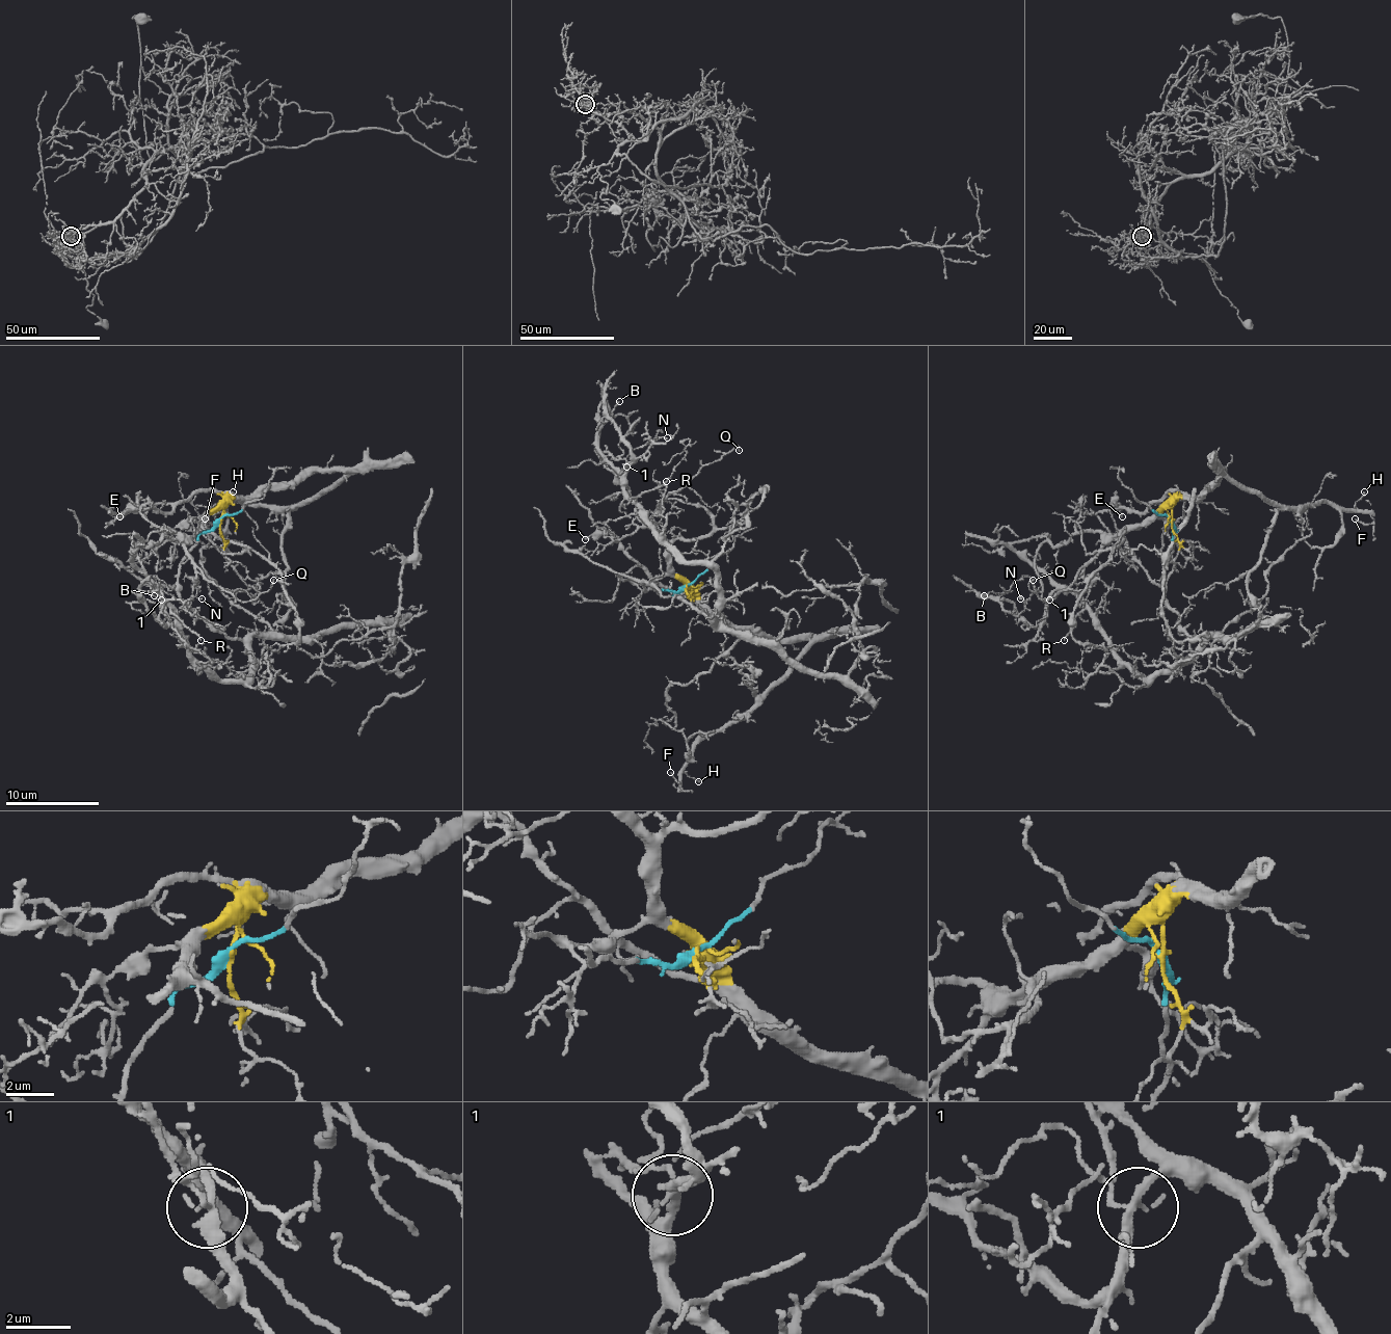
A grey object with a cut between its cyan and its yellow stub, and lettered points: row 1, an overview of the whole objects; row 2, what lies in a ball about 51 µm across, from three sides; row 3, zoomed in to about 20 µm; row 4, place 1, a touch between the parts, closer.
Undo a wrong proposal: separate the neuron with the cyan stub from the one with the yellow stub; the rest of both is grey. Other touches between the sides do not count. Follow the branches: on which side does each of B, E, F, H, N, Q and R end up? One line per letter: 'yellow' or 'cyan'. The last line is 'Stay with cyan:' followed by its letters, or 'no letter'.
B: cyan
E: yellow
F: yellow
H: yellow
N: yellow
Q: yellow
R: cyan
Stay with cyan: B, R

